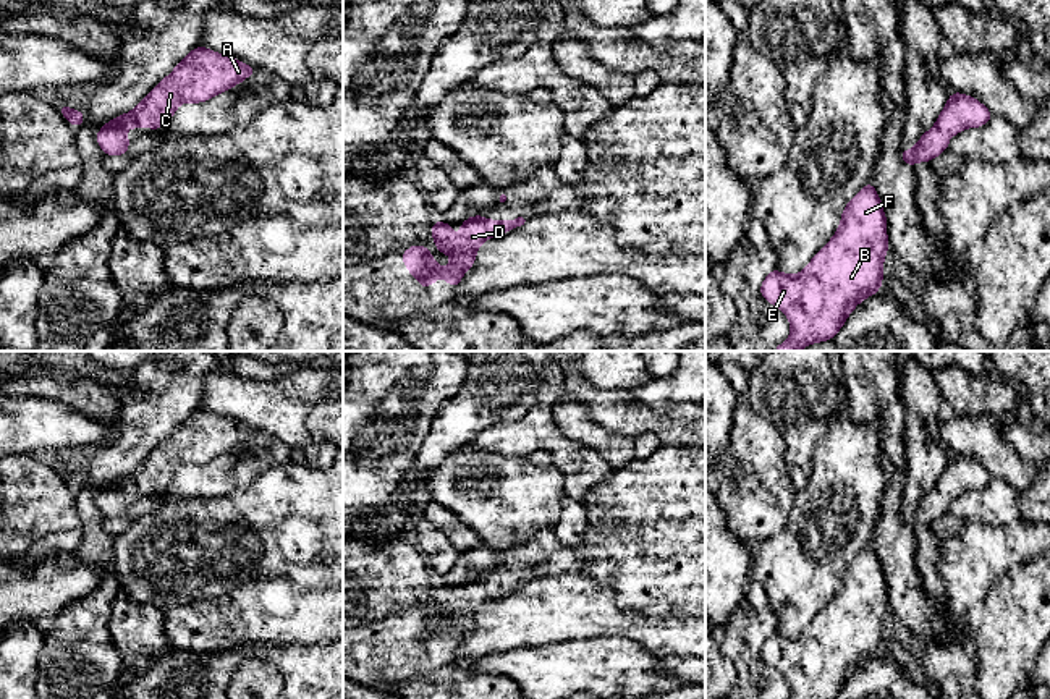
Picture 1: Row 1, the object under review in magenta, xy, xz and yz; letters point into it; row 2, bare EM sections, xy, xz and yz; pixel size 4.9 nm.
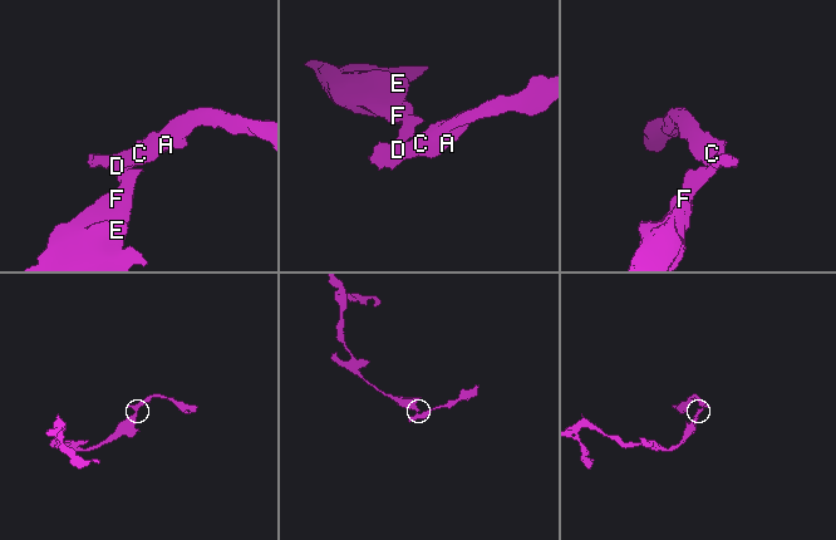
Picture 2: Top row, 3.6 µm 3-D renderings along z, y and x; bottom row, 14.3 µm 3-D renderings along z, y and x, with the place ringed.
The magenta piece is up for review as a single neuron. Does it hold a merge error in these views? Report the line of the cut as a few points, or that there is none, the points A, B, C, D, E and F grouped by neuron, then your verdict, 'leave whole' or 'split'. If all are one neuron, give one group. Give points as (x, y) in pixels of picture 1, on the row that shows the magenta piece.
cut none; groups A B C D E F; leave whole

